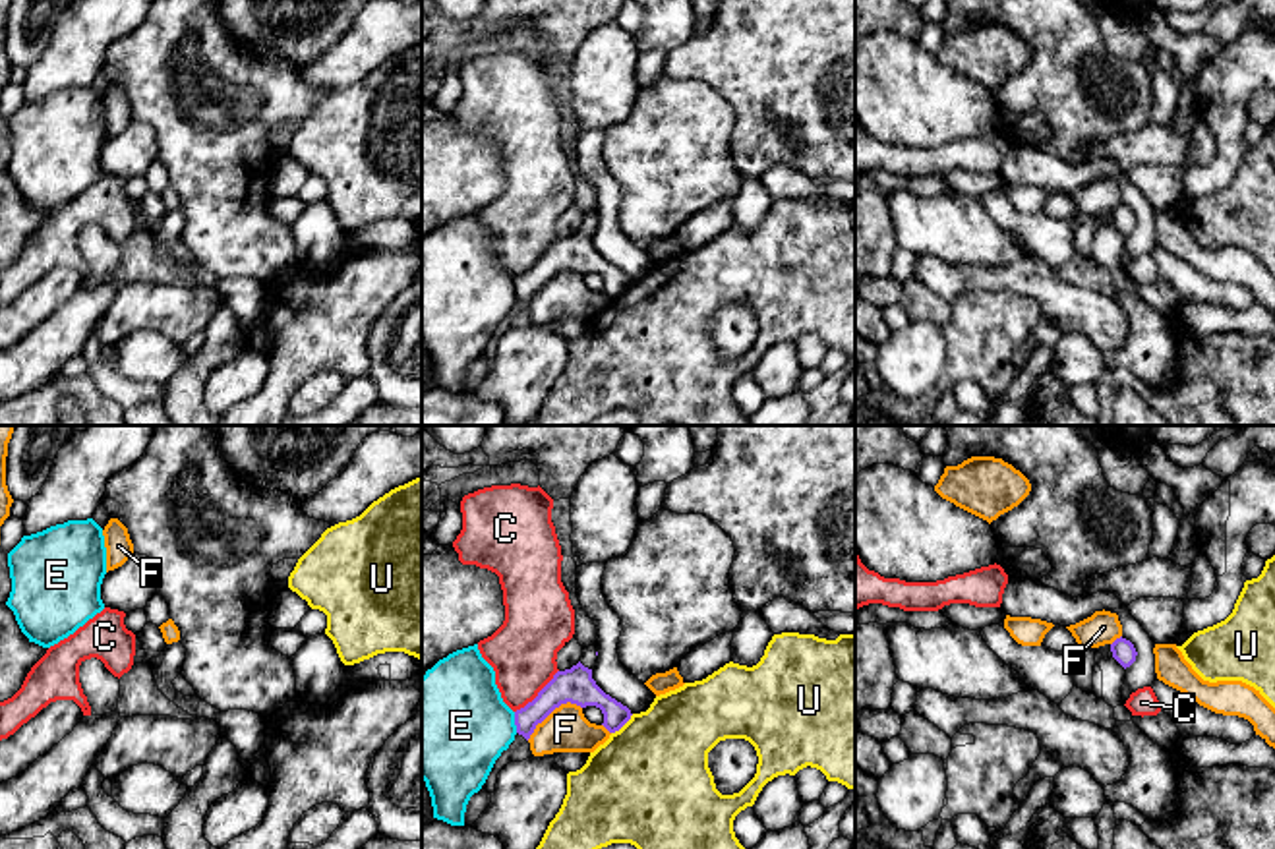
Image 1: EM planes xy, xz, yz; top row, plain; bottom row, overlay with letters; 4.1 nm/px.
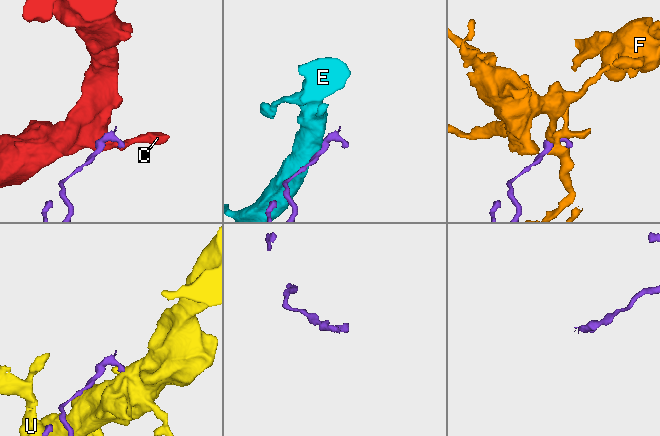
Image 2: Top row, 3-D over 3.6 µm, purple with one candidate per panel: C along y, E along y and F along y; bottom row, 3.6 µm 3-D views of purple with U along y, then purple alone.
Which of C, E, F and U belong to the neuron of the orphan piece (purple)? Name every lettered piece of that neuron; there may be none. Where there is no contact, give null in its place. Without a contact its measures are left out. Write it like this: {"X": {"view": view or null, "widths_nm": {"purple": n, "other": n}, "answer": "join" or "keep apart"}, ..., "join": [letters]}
{"C": {"view": "xz", "widths_nm": {"purple": 150, "other": 280}, "answer": "keep apart"}, "E": {"view": "xz", "widths_nm": {"purple": 120, "other": 440}, "answer": "keep apart"}, "F": {"view": "xz", "widths_nm": {"purple": 150, "other": 190}, "answer": "keep apart"}, "U": {"view": "xz", "widths_nm": {"purple": 140, "other": 480}, "answer": "keep apart"}, "join": []}

